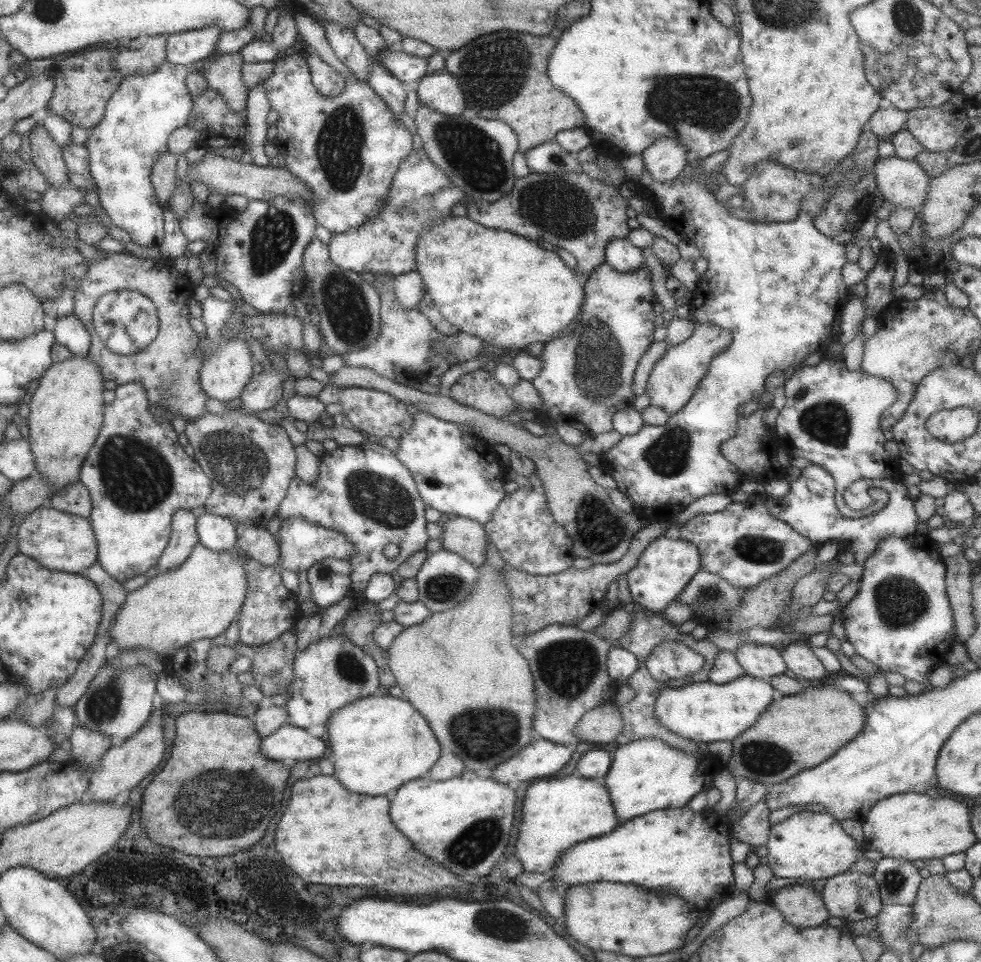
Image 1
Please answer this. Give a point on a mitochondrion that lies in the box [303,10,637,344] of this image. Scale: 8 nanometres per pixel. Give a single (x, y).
(490, 85)

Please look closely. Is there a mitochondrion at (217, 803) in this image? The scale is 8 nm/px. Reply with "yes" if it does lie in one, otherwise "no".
yes

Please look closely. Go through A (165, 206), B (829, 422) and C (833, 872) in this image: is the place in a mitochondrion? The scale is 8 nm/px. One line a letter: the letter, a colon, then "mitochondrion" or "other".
A: other
B: mitochondrion
C: other

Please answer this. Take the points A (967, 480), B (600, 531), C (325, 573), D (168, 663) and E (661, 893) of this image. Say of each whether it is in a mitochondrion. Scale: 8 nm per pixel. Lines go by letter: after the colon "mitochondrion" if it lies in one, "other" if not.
A: other
B: mitochondrion
C: mitochondrion
D: other
E: other

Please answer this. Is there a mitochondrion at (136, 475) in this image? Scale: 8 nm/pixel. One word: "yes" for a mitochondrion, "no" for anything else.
yes

